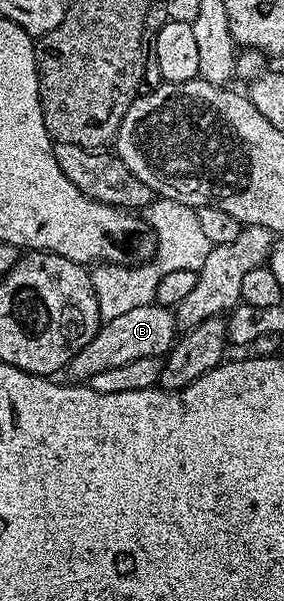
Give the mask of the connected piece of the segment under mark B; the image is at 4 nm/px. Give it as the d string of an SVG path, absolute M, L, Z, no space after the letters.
M159 304L134 308L123 316L106 320L94 338L79 350L65 368L68 380L73 383L90 382L93 375L132 363L137 359L161 357L168 354L176 342L179 333L174 312Z

